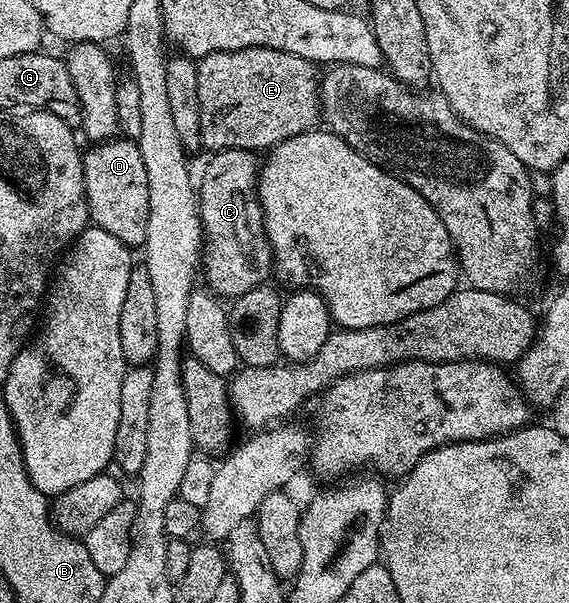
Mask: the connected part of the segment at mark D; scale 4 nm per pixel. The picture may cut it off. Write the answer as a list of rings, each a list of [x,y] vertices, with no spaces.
[[[113,139],[93,144],[92,149],[83,154],[84,194],[88,204],[88,219],[95,228],[110,231],[114,239],[120,239],[129,247],[143,246],[146,227],[150,223],[150,187],[146,187],[146,167],[142,163],[142,151],[132,139]]]

